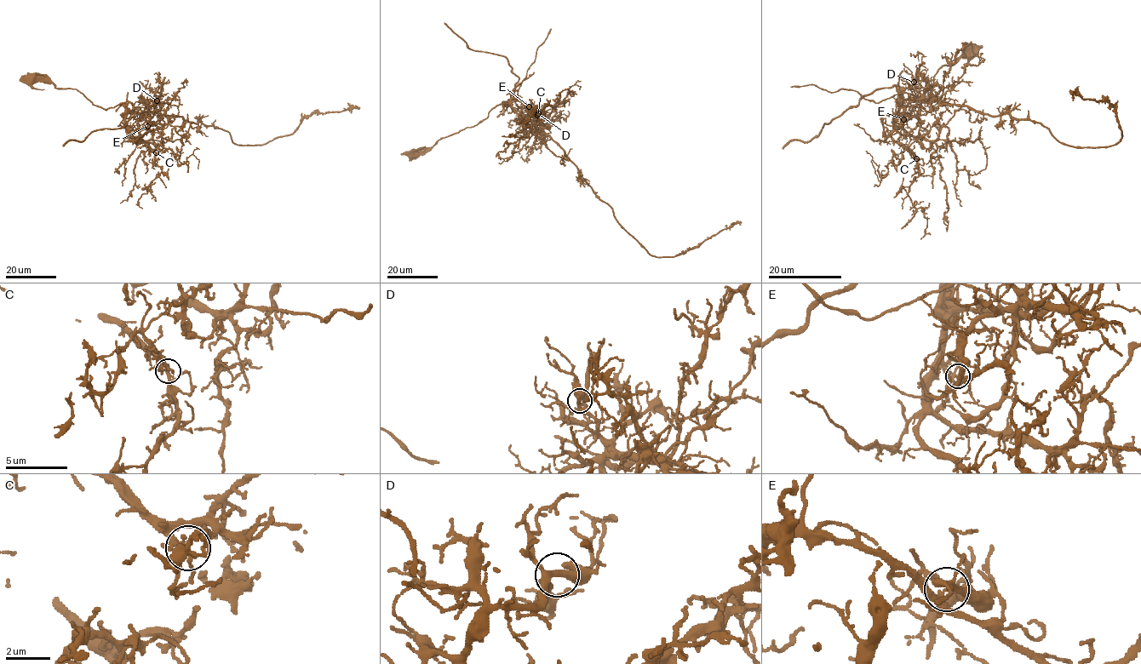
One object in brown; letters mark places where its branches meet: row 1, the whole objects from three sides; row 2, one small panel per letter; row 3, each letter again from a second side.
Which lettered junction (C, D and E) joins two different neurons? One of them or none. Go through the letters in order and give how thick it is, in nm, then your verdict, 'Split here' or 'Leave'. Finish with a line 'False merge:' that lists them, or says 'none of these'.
C: Thickness 280 nm. Leave
D: Thickness 260 nm. Leave
E: Thickness 240 nm. Split here
False merge: E

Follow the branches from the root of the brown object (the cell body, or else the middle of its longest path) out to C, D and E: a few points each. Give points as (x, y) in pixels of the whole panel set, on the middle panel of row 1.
C: (413, 154), (423, 153), (441, 139), (480, 123), (493, 108), (513, 98), (523, 102), (537, 115)
D: (413, 154), (423, 153), (441, 139), (480, 123), (490, 111), (502, 103), (525, 117), (535, 117), (538, 113)
E: (413, 154), (423, 153), (441, 139), (480, 123), (493, 108), (509, 100), (519, 100), (529, 106)

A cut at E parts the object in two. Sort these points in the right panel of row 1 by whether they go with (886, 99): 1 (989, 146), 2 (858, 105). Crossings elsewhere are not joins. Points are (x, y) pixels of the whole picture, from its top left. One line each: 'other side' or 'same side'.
1: other side
2: other side

